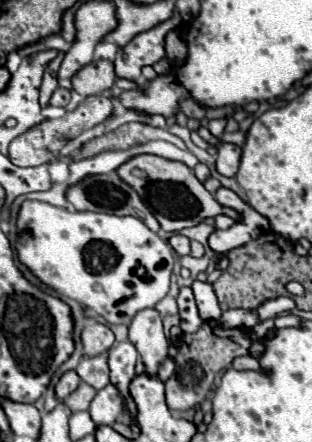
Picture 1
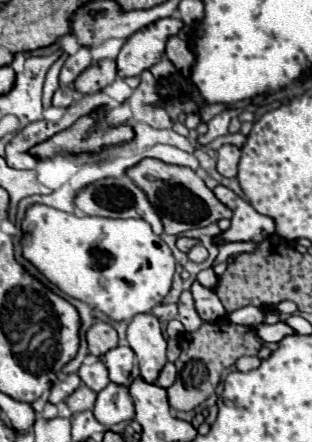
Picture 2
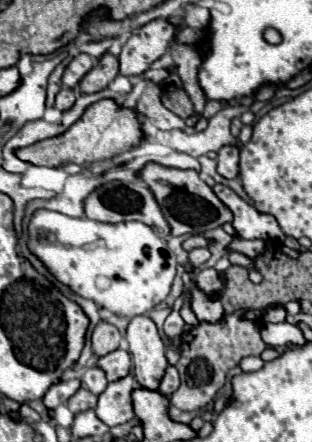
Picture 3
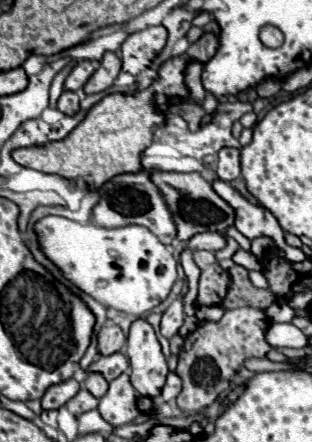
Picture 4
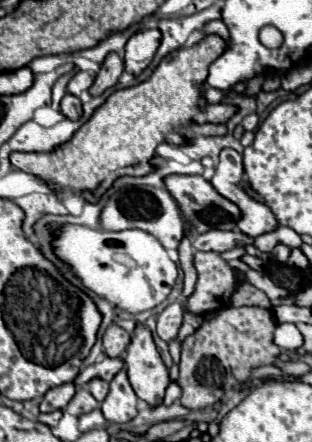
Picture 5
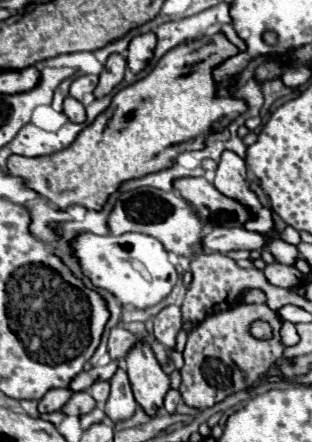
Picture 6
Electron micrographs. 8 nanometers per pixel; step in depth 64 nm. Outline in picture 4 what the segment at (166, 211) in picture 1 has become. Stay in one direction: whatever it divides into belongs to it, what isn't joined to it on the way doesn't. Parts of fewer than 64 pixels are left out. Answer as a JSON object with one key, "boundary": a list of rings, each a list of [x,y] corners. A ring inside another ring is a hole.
{"boundary":[[[154,170],[150,172],[150,180],[156,184],[158,192],[162,194],[164,202],[168,204],[170,212],[172,212],[172,220],[176,224],[176,238],[186,241],[190,236],[210,230],[210,232],[226,232],[228,226],[234,224],[234,212],[232,208],[212,190],[210,182],[206,182],[198,172],[188,172],[188,174],[180,174],[180,172],[162,172],[162,170]]]}

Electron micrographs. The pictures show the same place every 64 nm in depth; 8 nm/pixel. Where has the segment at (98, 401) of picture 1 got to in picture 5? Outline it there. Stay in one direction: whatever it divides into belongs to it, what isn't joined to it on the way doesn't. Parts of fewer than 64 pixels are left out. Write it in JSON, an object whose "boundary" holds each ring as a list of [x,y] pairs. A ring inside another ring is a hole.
{"boundary":[[[120,370],[114,380],[110,382],[110,392],[104,398],[100,410],[104,414],[106,420],[114,422],[114,424],[124,424],[128,420],[132,420],[138,414],[138,396],[134,394],[126,370]]]}

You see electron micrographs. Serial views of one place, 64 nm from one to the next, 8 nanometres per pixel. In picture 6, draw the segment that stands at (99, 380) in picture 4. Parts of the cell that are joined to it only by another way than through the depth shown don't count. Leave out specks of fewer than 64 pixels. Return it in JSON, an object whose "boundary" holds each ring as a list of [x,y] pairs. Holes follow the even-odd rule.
{"boundary":[[[94,382],[90,386],[90,394],[98,404],[104,404],[108,400],[108,394],[110,394],[110,384],[108,382]]]}

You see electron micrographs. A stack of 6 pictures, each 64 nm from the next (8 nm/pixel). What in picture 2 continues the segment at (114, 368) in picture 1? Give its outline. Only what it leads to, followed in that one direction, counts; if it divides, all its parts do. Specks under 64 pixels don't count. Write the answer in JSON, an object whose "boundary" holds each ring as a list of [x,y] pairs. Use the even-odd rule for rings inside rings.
{"boundary":[[[116,346],[112,350],[108,350],[104,356],[104,364],[110,372],[110,380],[120,384],[120,386],[128,386],[130,382],[130,372],[134,366],[134,352],[130,346]]]}

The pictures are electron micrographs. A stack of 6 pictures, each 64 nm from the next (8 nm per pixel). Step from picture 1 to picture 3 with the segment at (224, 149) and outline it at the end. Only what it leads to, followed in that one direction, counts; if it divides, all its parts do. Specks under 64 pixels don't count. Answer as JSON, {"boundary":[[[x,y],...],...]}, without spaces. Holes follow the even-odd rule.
{"boundary":[[[222,146],[218,150],[218,174],[224,178],[238,176],[238,148],[236,146]]]}

